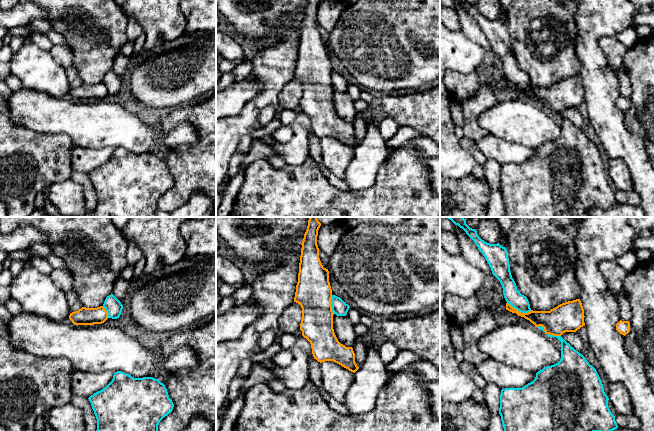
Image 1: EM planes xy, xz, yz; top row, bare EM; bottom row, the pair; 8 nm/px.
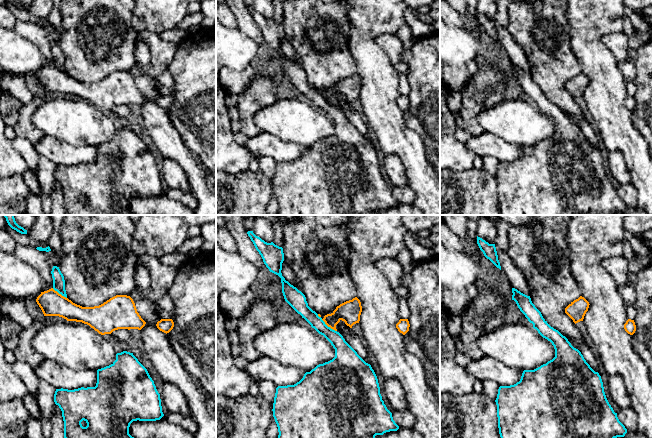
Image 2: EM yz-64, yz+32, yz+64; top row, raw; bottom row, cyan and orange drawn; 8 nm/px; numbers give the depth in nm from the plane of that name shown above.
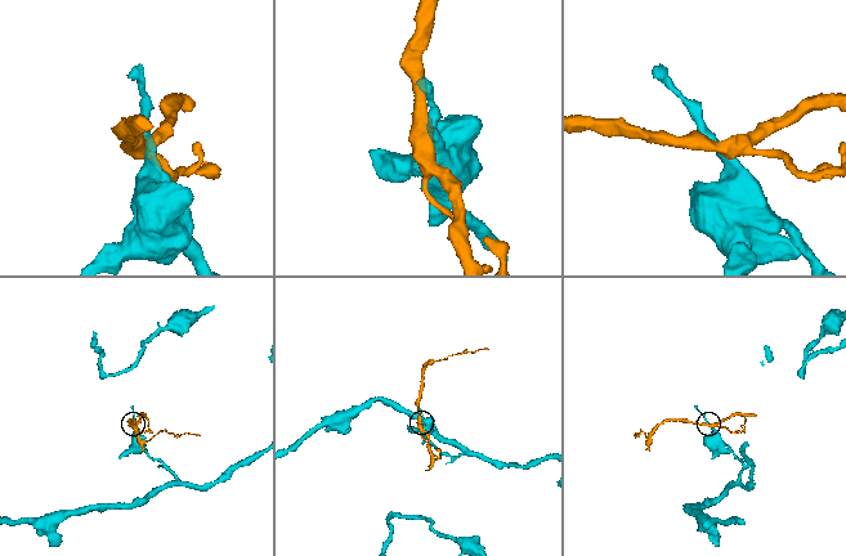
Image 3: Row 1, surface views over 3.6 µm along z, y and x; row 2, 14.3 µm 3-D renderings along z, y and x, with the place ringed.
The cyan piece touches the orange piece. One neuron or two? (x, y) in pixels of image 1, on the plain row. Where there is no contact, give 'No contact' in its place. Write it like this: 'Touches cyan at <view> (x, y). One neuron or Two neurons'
Touches cyan at yz (520, 87). Two neurons

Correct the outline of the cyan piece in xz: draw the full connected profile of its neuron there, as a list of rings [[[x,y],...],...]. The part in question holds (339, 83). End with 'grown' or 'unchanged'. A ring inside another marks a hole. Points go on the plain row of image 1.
[[[332,71],[331,74],[332,87],[337,92],[346,92],[350,84],[340,73]]]; unchanged

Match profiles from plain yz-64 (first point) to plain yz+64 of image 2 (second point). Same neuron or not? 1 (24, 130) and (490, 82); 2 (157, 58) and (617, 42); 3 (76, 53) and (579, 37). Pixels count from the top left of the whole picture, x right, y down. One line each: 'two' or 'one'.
1: one
2: one
3: two

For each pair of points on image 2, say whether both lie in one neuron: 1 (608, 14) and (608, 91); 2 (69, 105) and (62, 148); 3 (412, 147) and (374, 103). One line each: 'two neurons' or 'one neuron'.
1: one neuron
2: two neurons
3: one neuron

